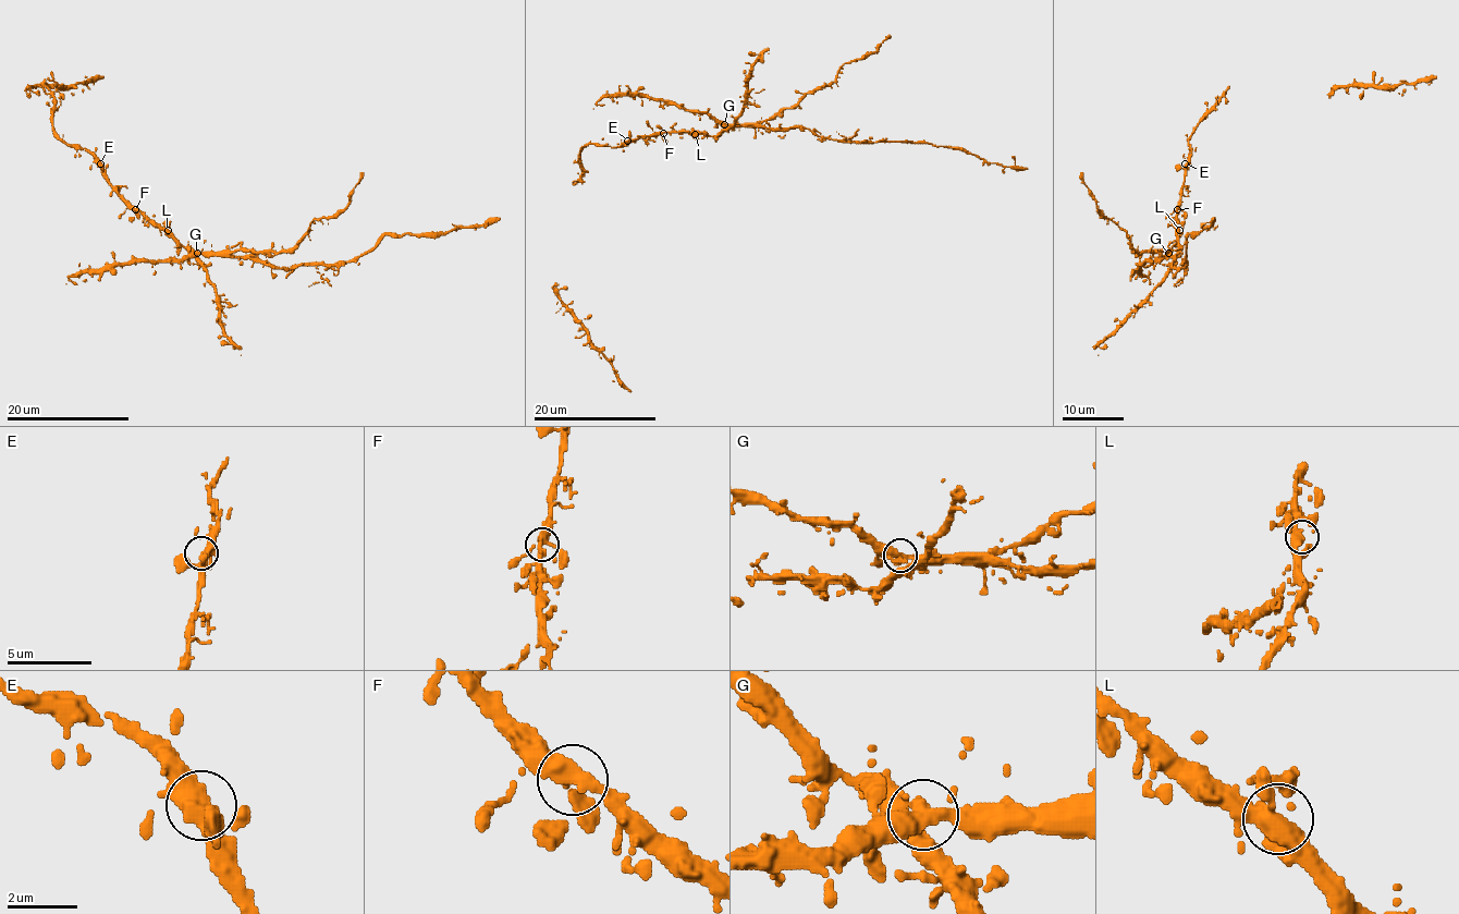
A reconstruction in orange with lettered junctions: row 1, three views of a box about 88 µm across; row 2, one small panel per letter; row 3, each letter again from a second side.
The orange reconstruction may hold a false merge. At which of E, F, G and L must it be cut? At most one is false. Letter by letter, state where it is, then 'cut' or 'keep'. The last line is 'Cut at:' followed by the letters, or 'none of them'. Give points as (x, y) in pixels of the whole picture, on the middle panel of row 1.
E: at (627, 141); keep
F: at (663, 133); keep
G: at (724, 124); cut
L: at (695, 134); keep
Cut at: G

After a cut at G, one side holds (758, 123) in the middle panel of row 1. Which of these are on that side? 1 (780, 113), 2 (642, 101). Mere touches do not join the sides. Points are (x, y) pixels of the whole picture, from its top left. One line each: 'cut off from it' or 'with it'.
1: with it
2: with it

